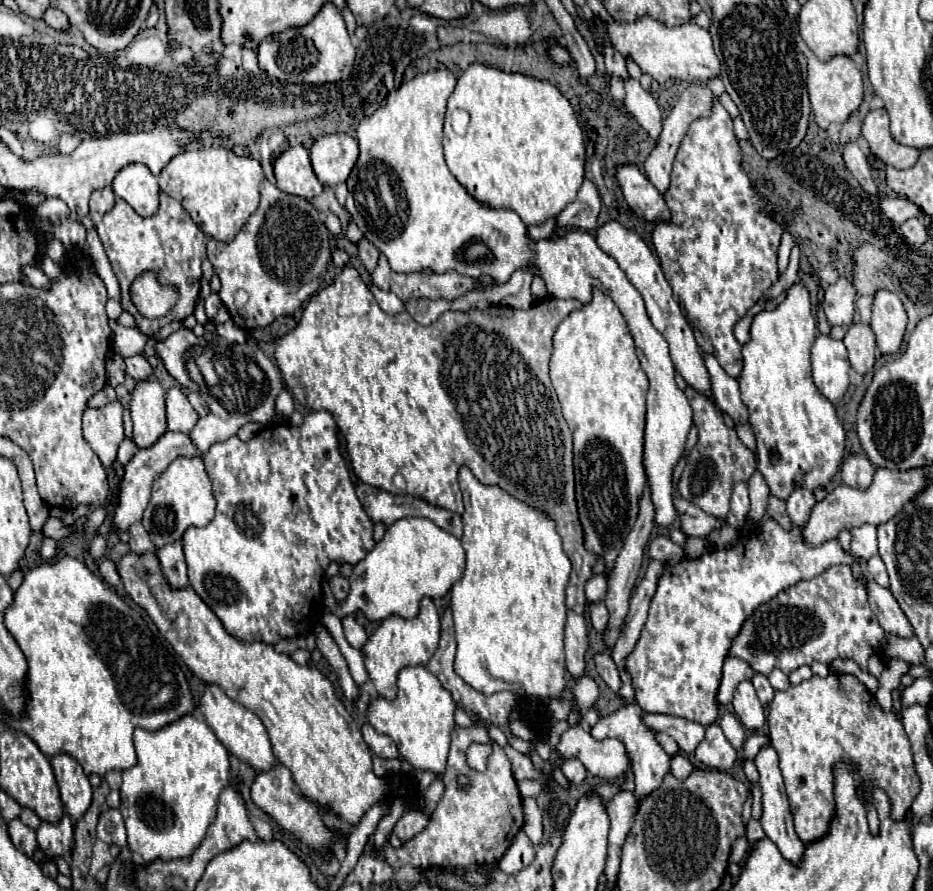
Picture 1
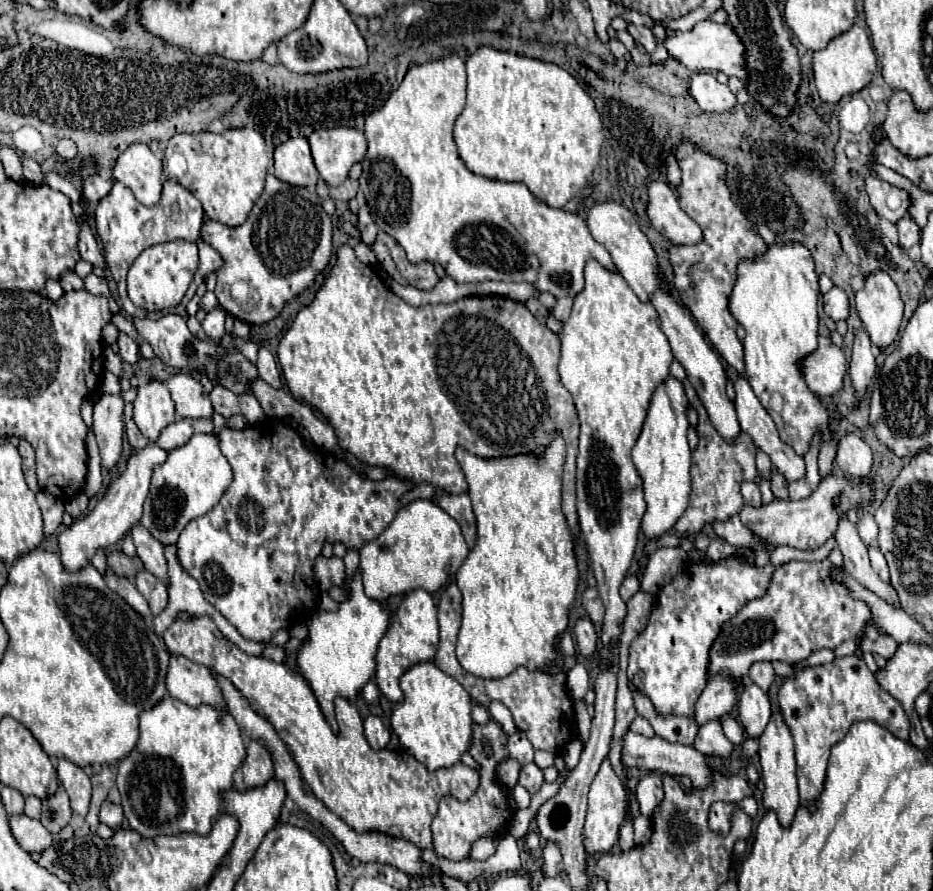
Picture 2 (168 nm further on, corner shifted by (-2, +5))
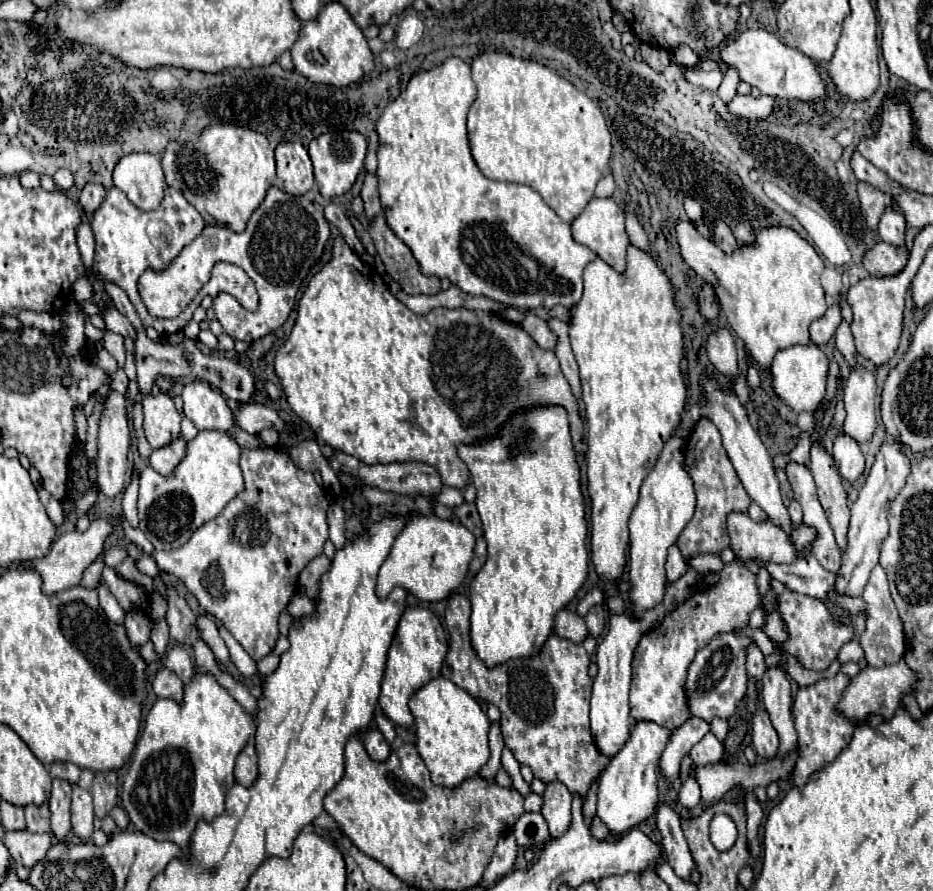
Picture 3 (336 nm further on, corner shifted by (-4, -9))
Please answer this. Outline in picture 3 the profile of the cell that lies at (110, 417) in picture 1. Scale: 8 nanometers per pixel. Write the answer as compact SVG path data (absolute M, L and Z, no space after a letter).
M112 392L112 398L106 400L106 408L100 418L100 436L98 436L98 484L108 498L114 498L124 490L128 448L130 448L130 428L126 416L126 398L118 392Z

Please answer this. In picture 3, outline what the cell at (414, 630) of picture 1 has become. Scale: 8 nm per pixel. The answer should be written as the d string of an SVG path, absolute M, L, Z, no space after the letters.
M406 608L398 622L394 640L390 644L386 656L386 670L380 682L382 690L378 704L386 718L390 718L394 724L404 728L410 728L414 724L414 716L408 708L408 700L416 690L420 690L424 684L440 676L440 666L444 662L446 652L448 652L448 636L438 616L428 608Z

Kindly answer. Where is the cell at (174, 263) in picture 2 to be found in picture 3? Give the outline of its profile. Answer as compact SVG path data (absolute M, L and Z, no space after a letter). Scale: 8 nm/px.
M272 186L264 202L254 210L244 232L236 234L230 228L208 224L202 230L202 234L190 246L186 246L166 270L158 274L148 270L140 278L138 290L152 316L174 318L192 302L202 286L210 280L210 272L216 262L236 264L256 284L260 296L260 310L248 312L238 304L238 300L234 300L228 294L220 294L218 298L214 298L214 310L218 322L230 338L254 342L274 332L286 322L288 314L294 308L296 292L302 280L306 278L310 266L322 256L328 236L330 226L322 214L322 208L316 208L304 196L290 196Z

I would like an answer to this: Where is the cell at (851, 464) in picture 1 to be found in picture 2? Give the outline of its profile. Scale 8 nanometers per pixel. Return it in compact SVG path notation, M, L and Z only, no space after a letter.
M846 434L838 442L836 464L844 474L866 478L872 470L872 450L860 436Z

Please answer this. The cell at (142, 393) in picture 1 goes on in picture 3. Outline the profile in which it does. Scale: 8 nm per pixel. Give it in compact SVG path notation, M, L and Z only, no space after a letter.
M164 392L146 396L144 404L144 430L152 448L164 448L180 436L182 414L176 410L172 398Z

